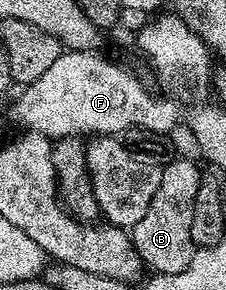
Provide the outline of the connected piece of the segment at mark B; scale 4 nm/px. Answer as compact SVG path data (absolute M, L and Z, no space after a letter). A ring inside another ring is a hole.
M185 156L163 165L160 188L156 190L156 196L152 197L144 218L132 229L134 250L149 269L151 266L154 274L184 272L192 260L196 249L192 240L192 208L203 175L202 170L198 171L197 164L189 162Z

